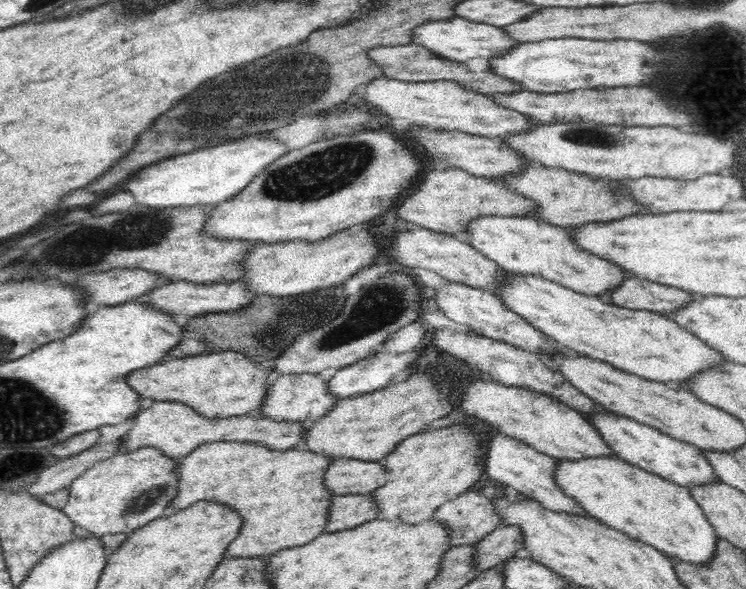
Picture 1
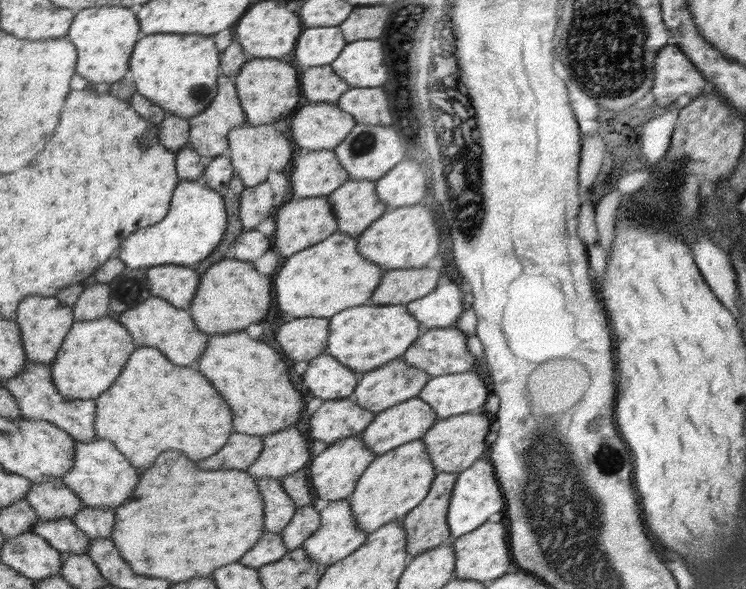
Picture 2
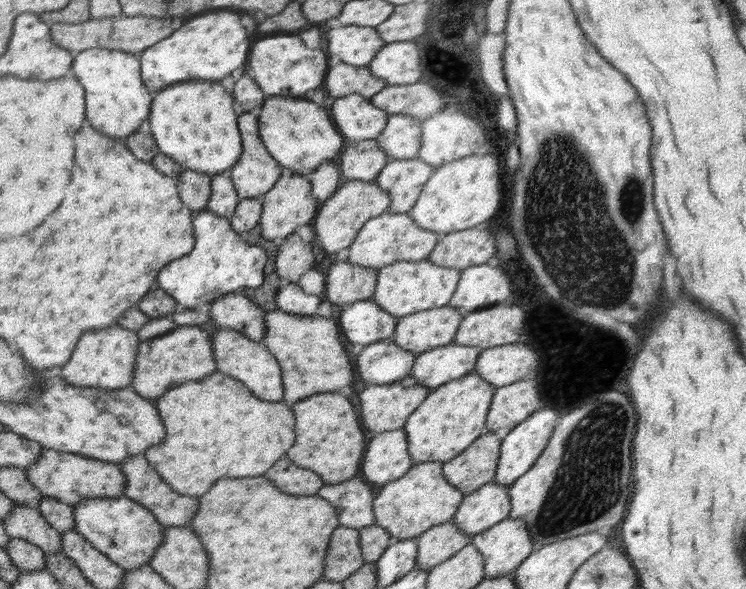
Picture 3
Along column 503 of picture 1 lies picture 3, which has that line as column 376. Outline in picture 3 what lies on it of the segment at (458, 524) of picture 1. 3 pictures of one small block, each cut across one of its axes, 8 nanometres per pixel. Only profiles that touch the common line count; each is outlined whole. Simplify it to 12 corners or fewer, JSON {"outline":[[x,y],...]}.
{"outline":[[361,476],[325,483],[315,495],[336,507],[341,526],[374,525],[377,491]]}

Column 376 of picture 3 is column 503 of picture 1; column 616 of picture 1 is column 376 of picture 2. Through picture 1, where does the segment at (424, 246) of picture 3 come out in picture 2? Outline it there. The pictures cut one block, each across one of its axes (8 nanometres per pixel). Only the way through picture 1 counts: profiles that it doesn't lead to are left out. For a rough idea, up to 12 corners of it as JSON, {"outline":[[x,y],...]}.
{"outline":[[336,231],[285,257],[276,302],[292,318],[367,304],[386,272]]}

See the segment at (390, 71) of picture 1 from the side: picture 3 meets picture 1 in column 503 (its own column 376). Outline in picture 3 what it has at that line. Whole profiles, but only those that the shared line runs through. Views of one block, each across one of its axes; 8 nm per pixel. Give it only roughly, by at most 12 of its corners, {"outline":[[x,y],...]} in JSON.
{"outline":[[338,63],[324,78],[332,98],[367,99],[386,88],[368,66]]}

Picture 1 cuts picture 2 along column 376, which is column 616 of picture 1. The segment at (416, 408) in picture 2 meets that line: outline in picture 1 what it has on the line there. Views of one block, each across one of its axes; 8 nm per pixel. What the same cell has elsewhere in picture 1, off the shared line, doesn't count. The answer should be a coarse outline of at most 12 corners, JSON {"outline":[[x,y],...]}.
{"outline":[[592,411],[616,457],[686,488],[719,479],[696,445]]}

